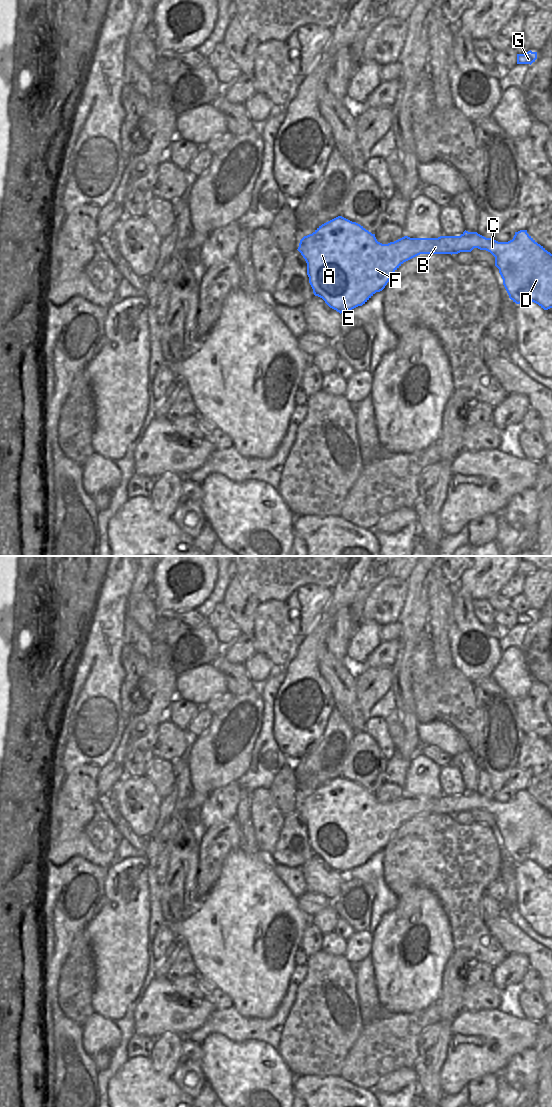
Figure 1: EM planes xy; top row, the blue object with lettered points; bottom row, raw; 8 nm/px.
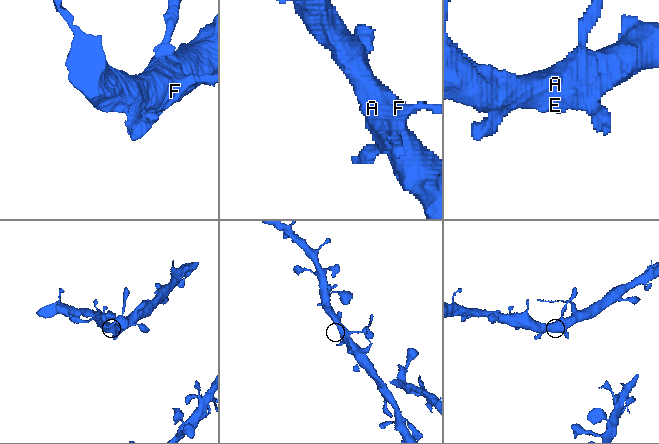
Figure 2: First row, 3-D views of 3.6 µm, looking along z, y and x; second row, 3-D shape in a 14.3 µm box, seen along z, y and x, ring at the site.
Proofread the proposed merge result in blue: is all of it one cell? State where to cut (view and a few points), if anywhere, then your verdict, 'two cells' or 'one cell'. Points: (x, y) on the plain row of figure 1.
cut none; one cell

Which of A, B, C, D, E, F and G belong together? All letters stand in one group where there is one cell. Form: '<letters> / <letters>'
A B C D E F G

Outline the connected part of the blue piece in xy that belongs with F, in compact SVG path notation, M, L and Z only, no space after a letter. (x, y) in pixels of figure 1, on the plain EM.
M338 776L321 786L312 794L304 796L299 803L298 811L307 823L307 835L315 856L322 858L325 863L340 874L348 872L365 864L376 852L382 851L393 833L406 821L420 814L458 814L471 812L474 808L486 810L495 817L495 826L503 839L503 845L509 858L516 864L530 860L544 870L552 868L552 814L538 804L527 790L515 792L512 800L498 802L486 798L477 792L464 791L460 796L440 796L438 798L410 798L404 796L394 802L382 804L377 801L375 794L366 790L356 782Z

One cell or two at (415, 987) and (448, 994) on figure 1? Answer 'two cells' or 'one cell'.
two cells

